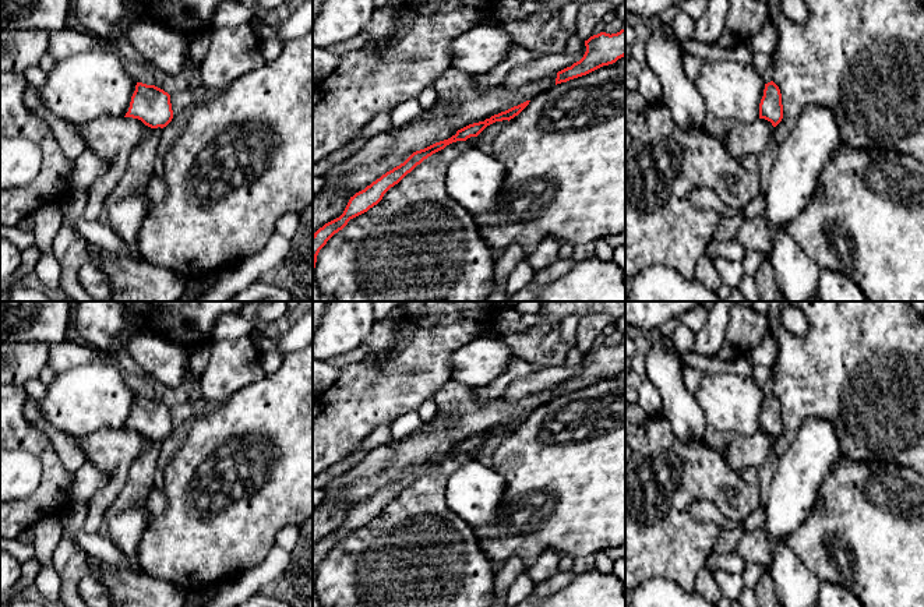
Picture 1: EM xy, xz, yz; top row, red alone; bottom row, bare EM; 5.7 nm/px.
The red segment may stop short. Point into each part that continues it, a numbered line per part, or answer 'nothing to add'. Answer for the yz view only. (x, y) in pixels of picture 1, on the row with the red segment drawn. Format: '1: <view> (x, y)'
1: yz (740, 138)

